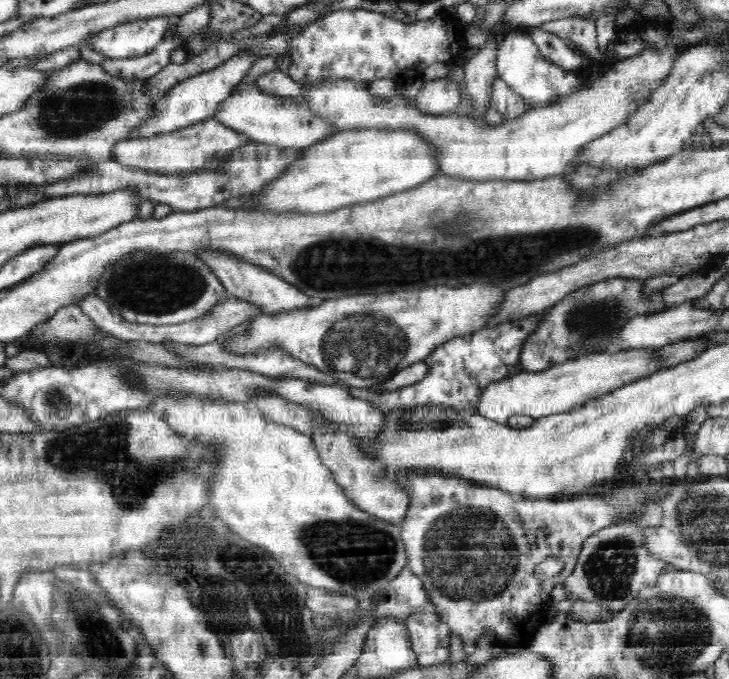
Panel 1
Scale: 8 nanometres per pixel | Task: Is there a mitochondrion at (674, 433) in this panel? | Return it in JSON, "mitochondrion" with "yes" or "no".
{"mitochondrion":"no"}

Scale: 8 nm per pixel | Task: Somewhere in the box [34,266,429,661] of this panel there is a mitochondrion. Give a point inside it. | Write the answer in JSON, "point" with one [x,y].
{"point":[103,451]}

